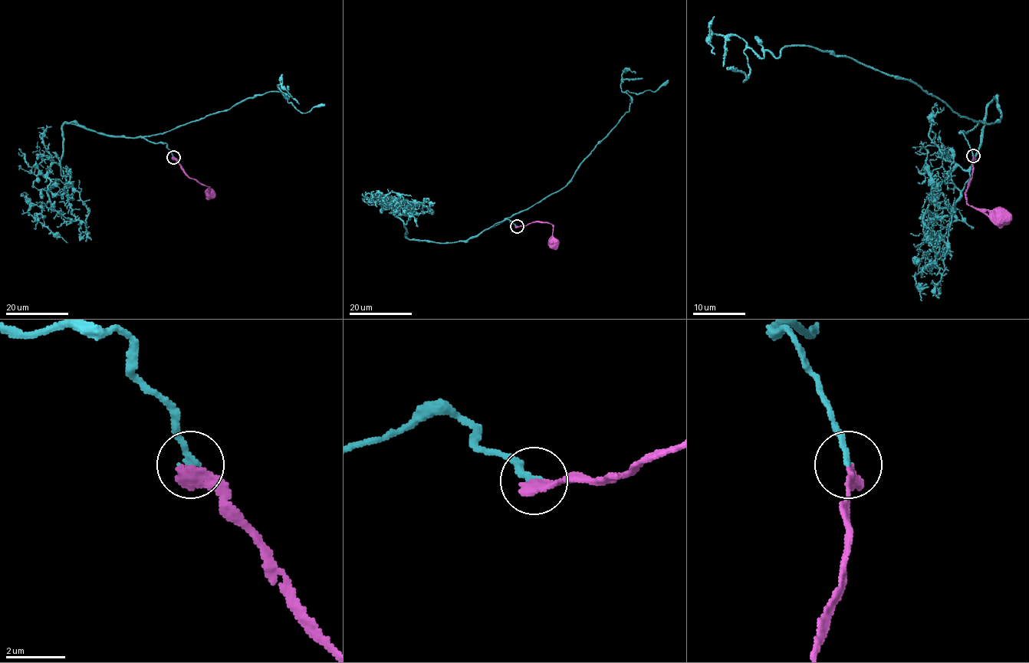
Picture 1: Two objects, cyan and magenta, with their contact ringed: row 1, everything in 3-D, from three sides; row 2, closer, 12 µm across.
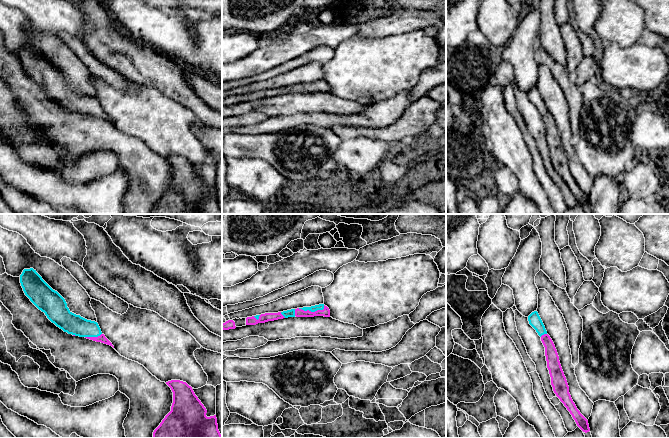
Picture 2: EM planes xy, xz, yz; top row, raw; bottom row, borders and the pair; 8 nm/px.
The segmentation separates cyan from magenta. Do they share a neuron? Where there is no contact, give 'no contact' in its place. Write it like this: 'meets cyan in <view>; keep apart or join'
meets cyan in xz; join

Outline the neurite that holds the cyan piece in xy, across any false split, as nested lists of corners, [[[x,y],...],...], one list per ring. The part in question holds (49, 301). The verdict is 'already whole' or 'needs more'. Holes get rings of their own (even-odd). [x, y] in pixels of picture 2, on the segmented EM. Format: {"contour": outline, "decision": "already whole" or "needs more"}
{"contour": [[[33,268],[24,269],[20,275],[20,283],[30,301],[64,332],[101,342],[114,348],[101,332],[98,323],[72,313],[67,307],[65,299],[53,290],[36,270]]], "decision": "needs more"}

